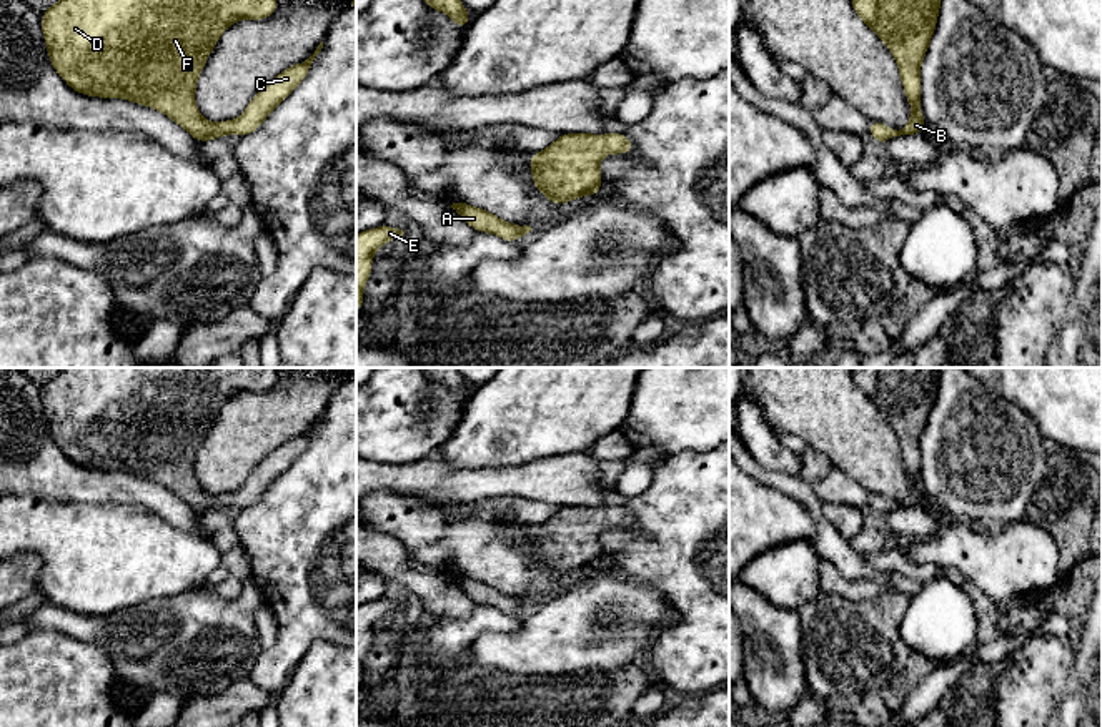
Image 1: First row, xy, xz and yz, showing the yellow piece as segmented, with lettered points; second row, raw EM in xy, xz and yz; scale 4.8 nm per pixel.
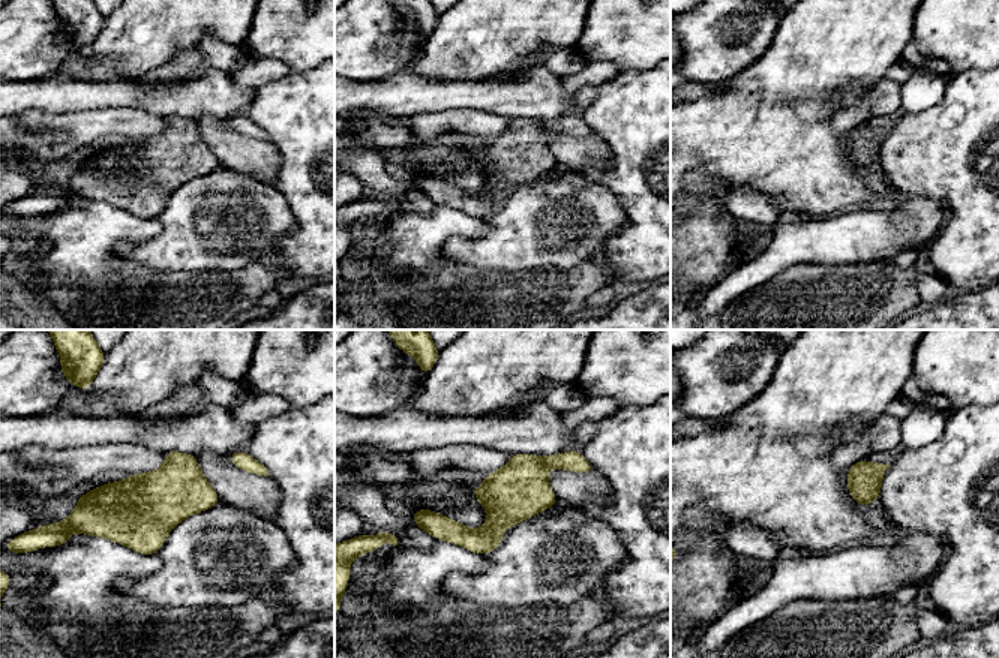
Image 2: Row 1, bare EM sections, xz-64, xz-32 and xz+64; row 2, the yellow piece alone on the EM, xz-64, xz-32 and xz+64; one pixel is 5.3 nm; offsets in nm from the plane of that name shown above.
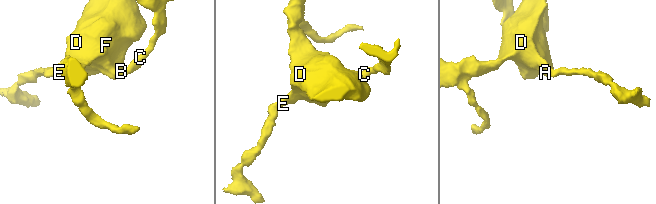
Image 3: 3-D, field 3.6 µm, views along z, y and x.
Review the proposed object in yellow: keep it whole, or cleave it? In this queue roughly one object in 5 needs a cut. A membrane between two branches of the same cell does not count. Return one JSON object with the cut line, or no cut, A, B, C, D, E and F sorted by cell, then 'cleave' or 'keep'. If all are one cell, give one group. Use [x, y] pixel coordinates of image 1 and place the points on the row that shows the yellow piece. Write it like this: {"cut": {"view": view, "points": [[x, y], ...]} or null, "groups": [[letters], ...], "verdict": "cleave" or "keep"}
{"cut": null, "groups": [["A", "B", "C", "D", "E", "F"]], "verdict": "keep"}

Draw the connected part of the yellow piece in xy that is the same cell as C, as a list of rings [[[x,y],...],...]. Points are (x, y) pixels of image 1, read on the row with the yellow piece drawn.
[[[58,0],[53,7],[43,10],[42,33],[52,67],[72,90],[88,96],[125,98],[155,108],[203,143],[231,133],[243,138],[258,130],[273,108],[290,96],[310,73],[315,57],[321,52],[323,42],[308,60],[286,68],[268,82],[251,98],[240,118],[221,123],[206,121],[195,105],[195,90],[203,65],[218,38],[233,22],[270,18],[276,7],[276,0]]]

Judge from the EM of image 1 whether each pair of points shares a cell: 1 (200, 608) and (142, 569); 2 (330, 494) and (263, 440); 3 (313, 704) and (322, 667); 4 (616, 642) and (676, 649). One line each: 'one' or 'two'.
1: two
2: two
3: one
4: two

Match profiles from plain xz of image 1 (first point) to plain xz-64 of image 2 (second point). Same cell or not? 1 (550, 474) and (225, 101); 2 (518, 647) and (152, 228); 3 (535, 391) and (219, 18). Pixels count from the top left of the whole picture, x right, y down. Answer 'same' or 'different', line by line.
1: same
2: different
3: same

